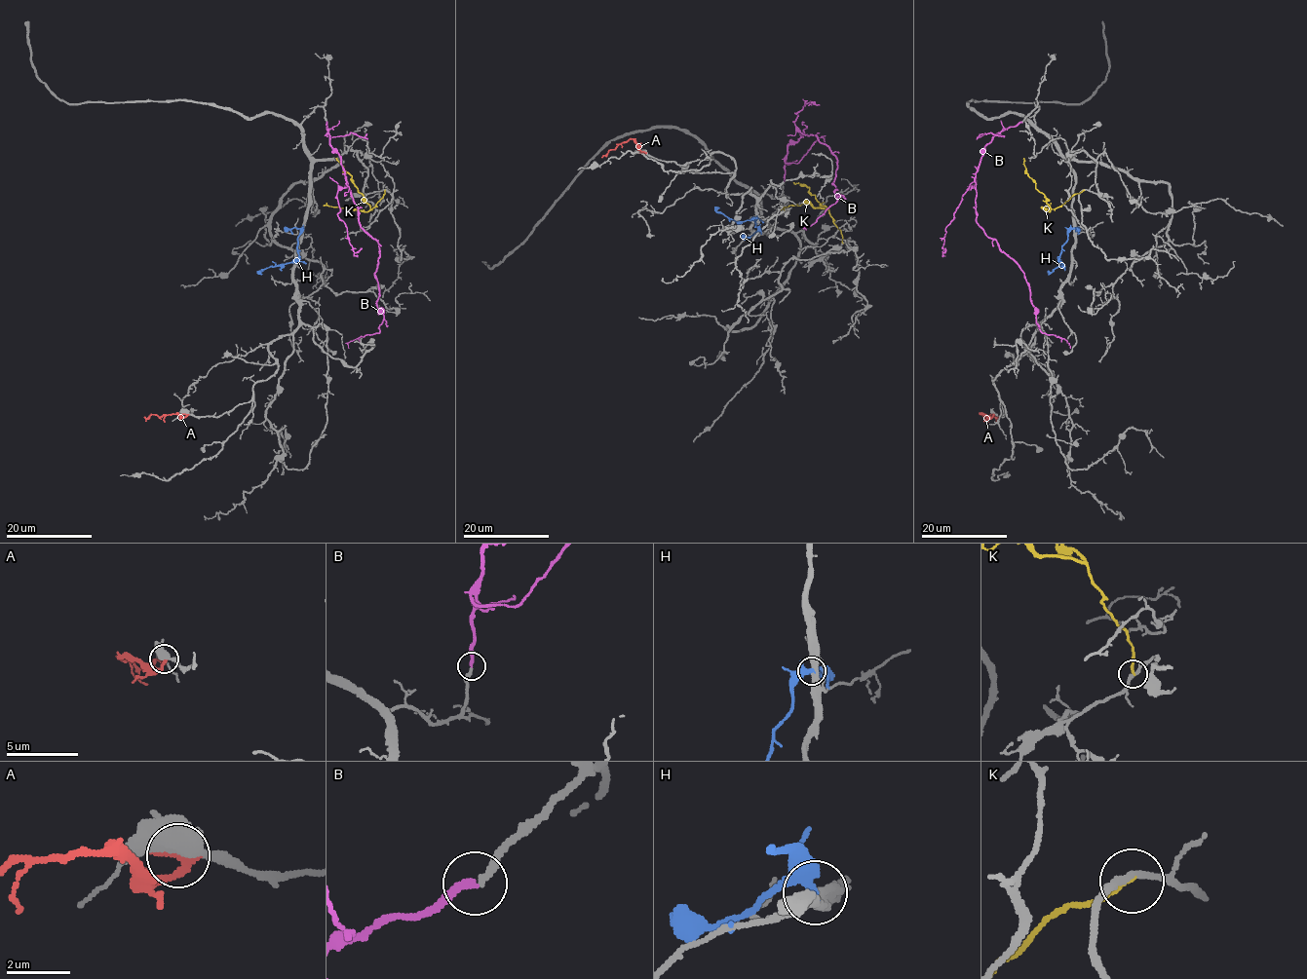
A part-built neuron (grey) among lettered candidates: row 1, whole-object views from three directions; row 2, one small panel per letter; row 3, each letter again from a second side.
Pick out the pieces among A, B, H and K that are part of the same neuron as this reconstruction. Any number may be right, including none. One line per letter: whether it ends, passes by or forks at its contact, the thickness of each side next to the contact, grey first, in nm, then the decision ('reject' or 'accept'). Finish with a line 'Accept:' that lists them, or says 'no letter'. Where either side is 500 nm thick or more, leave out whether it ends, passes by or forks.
A: 550/240 nm | reject
B: it ends | 240/240 nm | accept
H: it passes by | 480/340 nm | reject
K: it ends | 220/160 nm | reject
Accept: B

